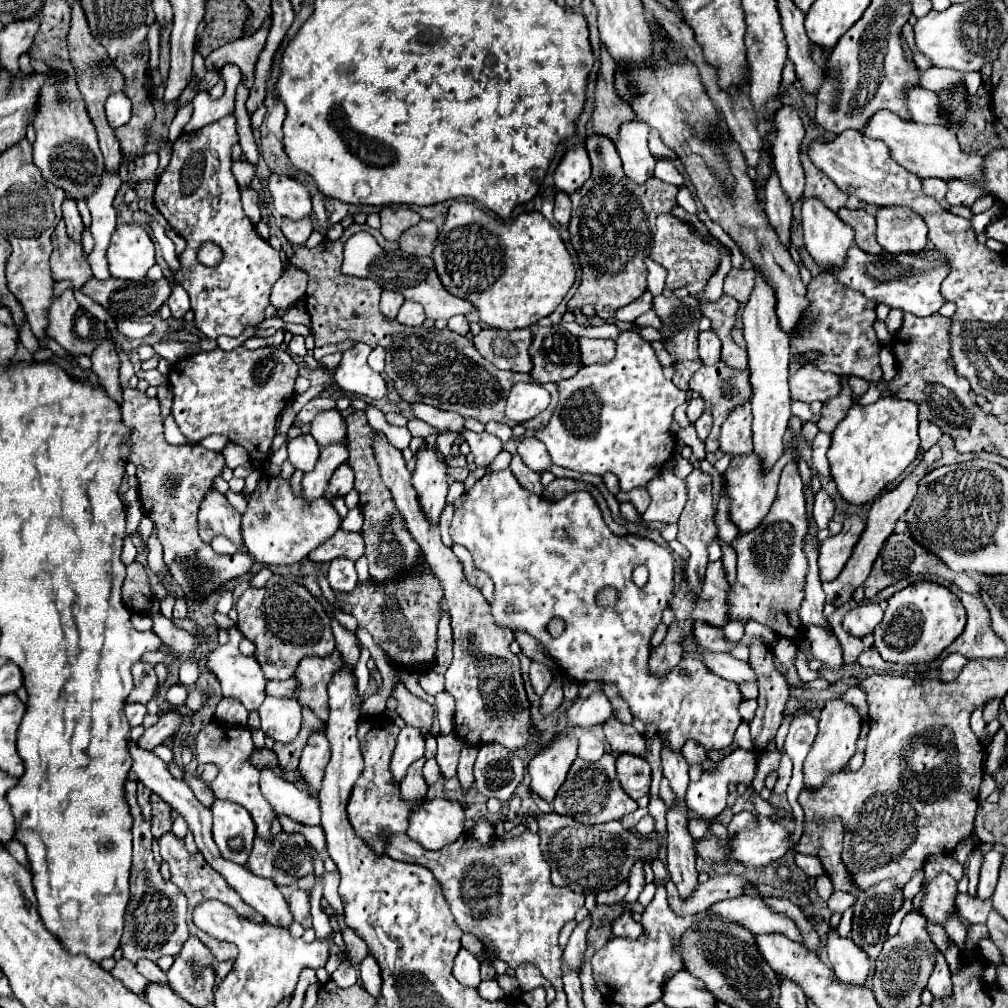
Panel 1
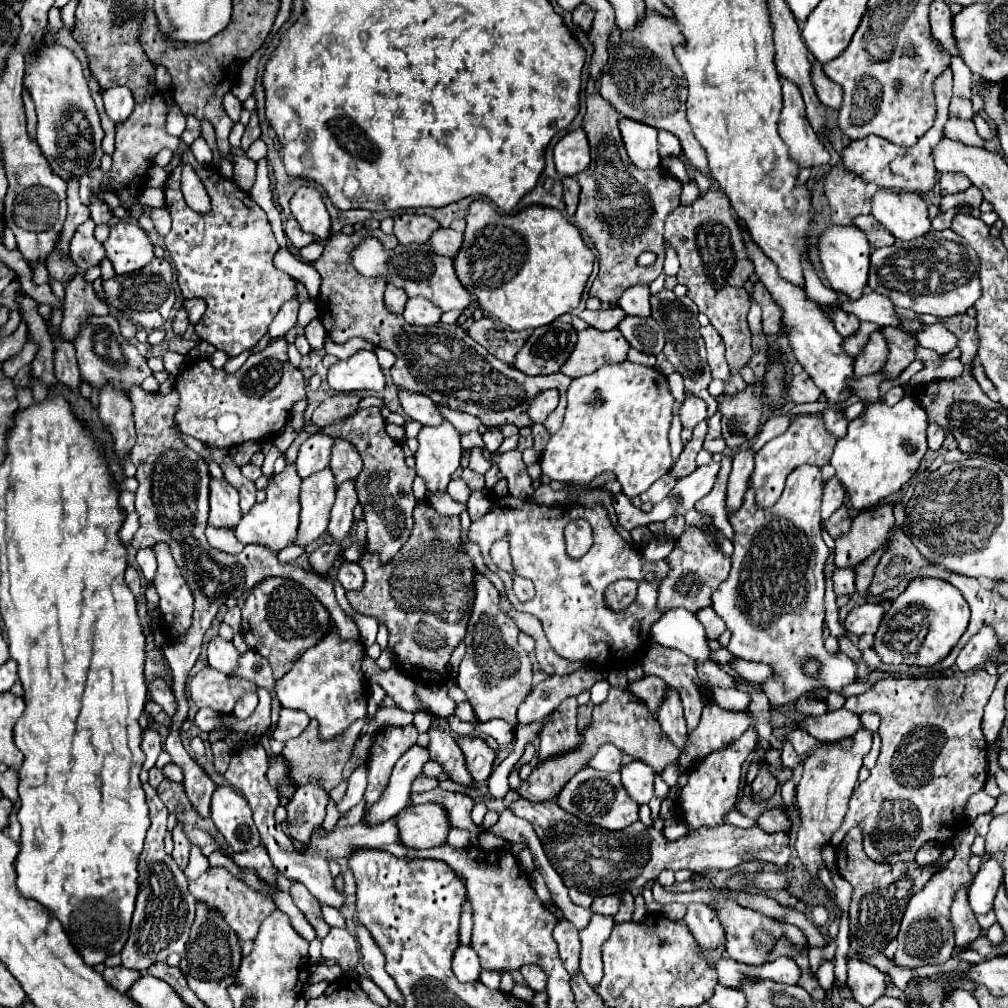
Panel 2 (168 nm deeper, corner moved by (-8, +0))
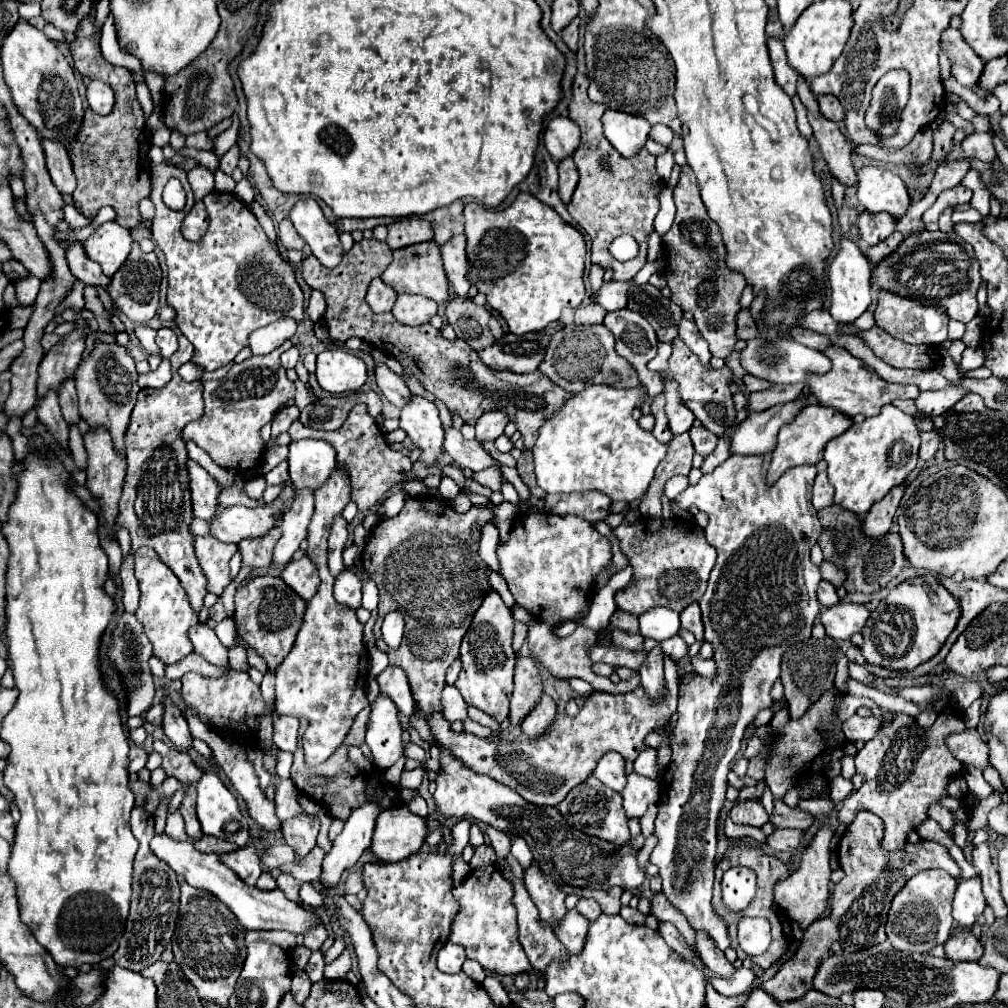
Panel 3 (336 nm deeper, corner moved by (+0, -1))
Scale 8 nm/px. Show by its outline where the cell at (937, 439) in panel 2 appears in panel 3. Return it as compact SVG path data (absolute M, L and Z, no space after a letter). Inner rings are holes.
M923 432L921 434L921 450L919 450L919 458L921 460L931 460L937 452L939 446L939 436L935 432Z

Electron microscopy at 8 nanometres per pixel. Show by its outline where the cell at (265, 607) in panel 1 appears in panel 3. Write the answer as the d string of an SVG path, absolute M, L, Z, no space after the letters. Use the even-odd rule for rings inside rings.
M257 576L237 590L233 620L237 634L245 640L245 644L267 662L267 668L271 672L275 672L277 666L285 660L285 654L289 654L295 644L297 632L303 624L305 608L307 602L293 588L281 582L281 578Z

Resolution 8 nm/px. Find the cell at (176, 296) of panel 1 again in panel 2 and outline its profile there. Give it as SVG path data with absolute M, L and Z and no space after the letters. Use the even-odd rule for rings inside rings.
M179 309L177 315L175 315L175 319L173 319L173 333L175 333L175 335L183 335L185 329L187 329L187 325L189 325L187 313L185 313L183 309Z

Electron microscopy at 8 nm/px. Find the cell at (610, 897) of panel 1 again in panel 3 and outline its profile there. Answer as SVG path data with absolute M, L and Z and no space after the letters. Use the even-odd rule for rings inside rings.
M581 898L581 900L577 902L577 910L579 910L585 918L589 918L591 922L597 920L599 914L601 914L601 906L599 906L597 902L593 902L591 898Z

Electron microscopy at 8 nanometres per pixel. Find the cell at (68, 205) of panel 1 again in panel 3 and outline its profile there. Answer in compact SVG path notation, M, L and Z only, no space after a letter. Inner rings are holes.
M73 242L67 246L67 262L69 262L73 276L81 280L83 284L103 286L103 288L109 284L109 278L103 274L101 266L85 254L83 242Z

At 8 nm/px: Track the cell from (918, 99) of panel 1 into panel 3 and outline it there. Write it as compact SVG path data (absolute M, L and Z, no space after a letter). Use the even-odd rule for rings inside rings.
M973 132L961 142L961 150L965 158L977 158L981 162L991 162L995 158L995 148L991 142L991 134Z

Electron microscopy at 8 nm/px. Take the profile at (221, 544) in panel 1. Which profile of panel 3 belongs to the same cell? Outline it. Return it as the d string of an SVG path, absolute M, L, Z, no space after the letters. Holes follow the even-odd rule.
M213 536L195 538L195 554L207 576L207 590L221 596L223 588L231 582L229 560L237 552L235 544L223 544Z

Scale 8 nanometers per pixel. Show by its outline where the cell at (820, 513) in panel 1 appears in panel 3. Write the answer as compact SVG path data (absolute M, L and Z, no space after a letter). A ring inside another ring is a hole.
M819 472L815 478L815 486L813 486L813 496L811 496L811 504L815 510L823 510L827 506L833 504L833 486L827 480L827 472Z

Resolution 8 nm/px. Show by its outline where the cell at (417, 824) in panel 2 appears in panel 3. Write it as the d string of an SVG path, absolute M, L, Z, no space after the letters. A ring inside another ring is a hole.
M405 804L381 812L375 824L371 852L379 862L401 862L419 852L427 838L425 818L413 814Z

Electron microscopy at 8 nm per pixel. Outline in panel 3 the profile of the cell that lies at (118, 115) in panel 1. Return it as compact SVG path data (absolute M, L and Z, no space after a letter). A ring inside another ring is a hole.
M89 82L87 102L93 112L107 116L107 114L111 114L113 106L115 106L115 94L113 94L111 86L107 86L105 82Z

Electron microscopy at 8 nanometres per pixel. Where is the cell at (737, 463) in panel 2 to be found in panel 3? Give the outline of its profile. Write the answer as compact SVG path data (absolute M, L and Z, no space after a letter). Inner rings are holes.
M799 398L789 404L777 404L765 412L749 414L731 440L731 452L751 456L767 454L777 442L779 428L791 422L803 406L807 406L807 400Z

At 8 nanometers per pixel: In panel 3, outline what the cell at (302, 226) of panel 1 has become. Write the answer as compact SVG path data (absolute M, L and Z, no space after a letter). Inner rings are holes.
M281 220L281 222L279 222L277 234L279 234L279 242L281 242L287 250L301 250L301 248L305 246L305 240L293 230L293 224L291 224L289 220Z

